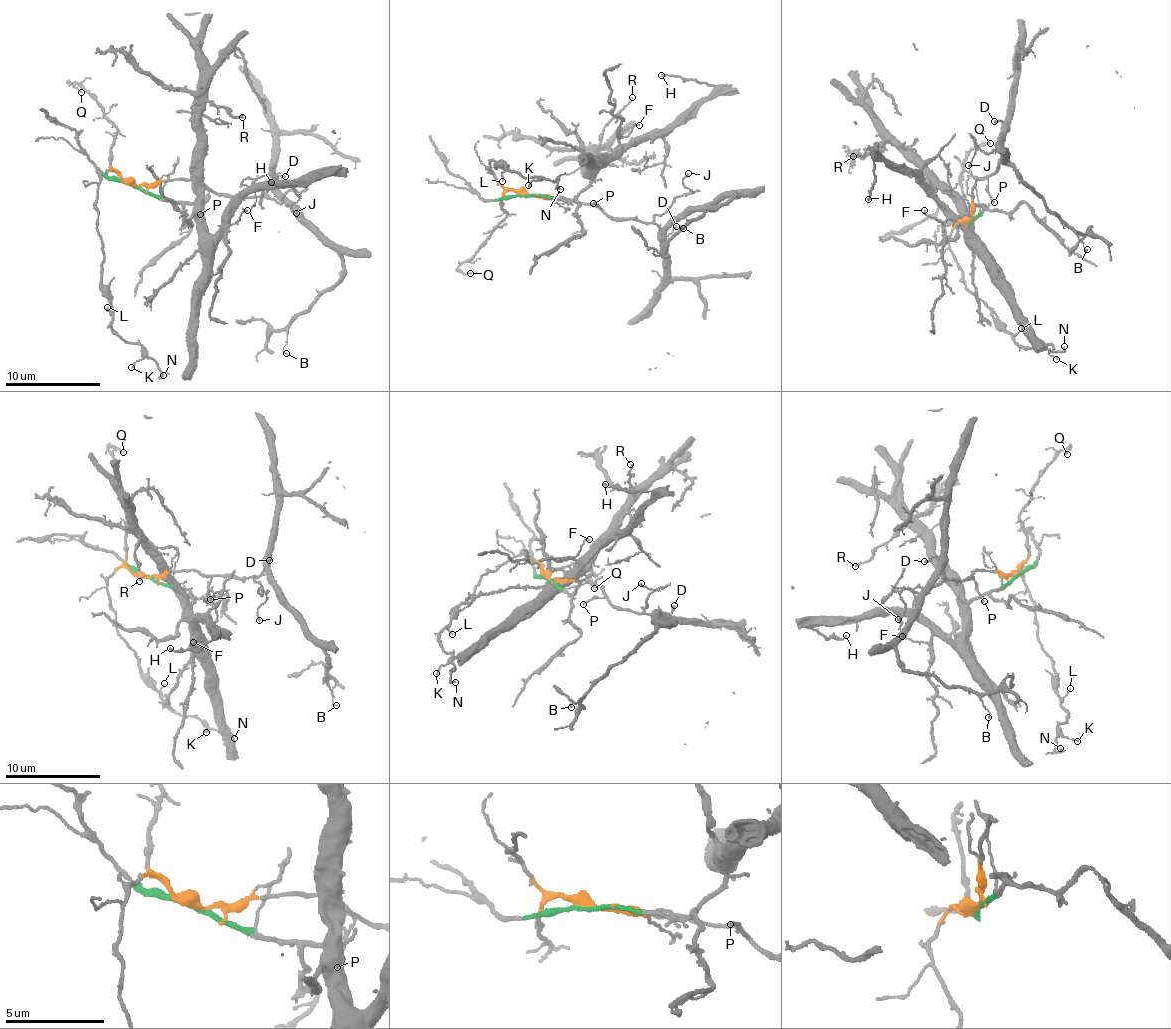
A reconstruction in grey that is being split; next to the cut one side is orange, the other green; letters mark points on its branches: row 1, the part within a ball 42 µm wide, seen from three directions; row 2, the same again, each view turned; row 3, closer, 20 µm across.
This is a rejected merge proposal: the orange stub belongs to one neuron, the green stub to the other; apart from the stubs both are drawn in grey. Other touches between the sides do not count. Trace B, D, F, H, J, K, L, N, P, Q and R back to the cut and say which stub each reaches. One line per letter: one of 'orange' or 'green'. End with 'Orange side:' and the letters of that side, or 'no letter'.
B: orange
D: orange
F: green
H: green
J: orange
K: orange
L: orange
N: orange
P: orange
Q: orange
R: green
Orange side: B, D, J, K, L, N, P, Q

